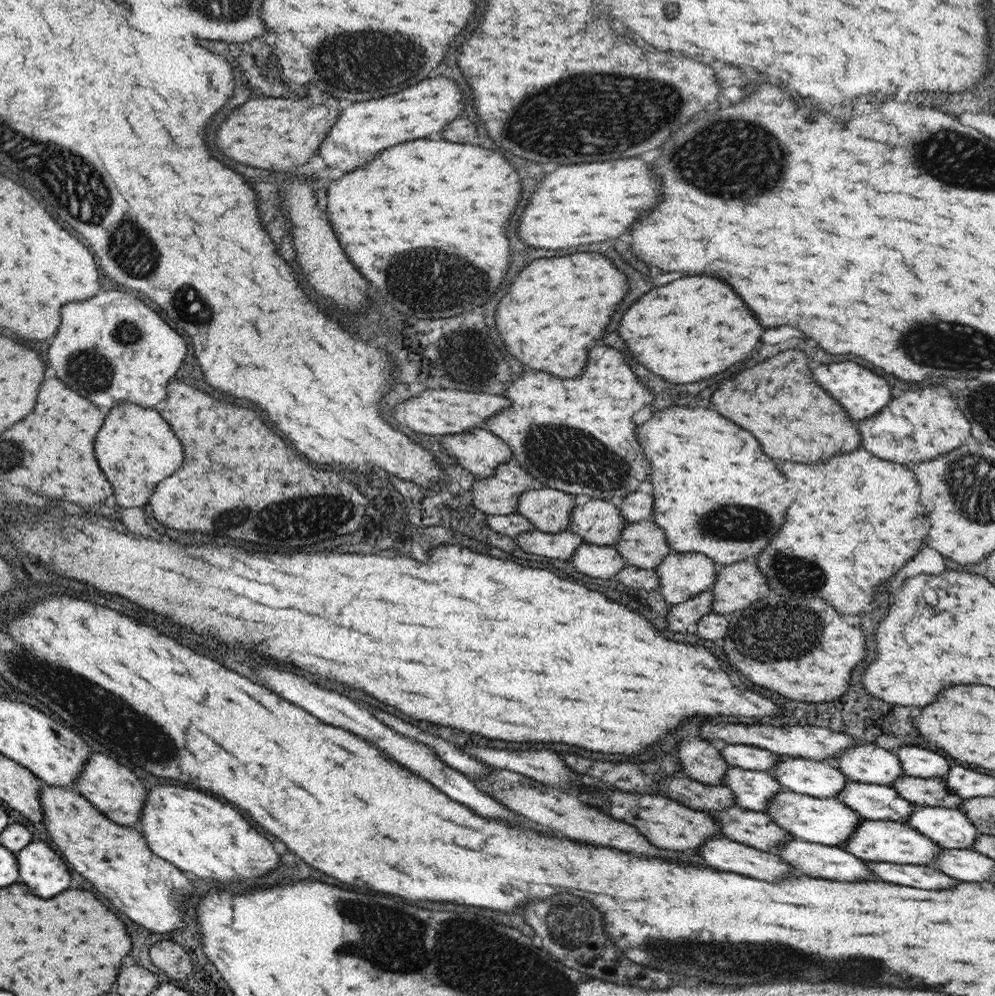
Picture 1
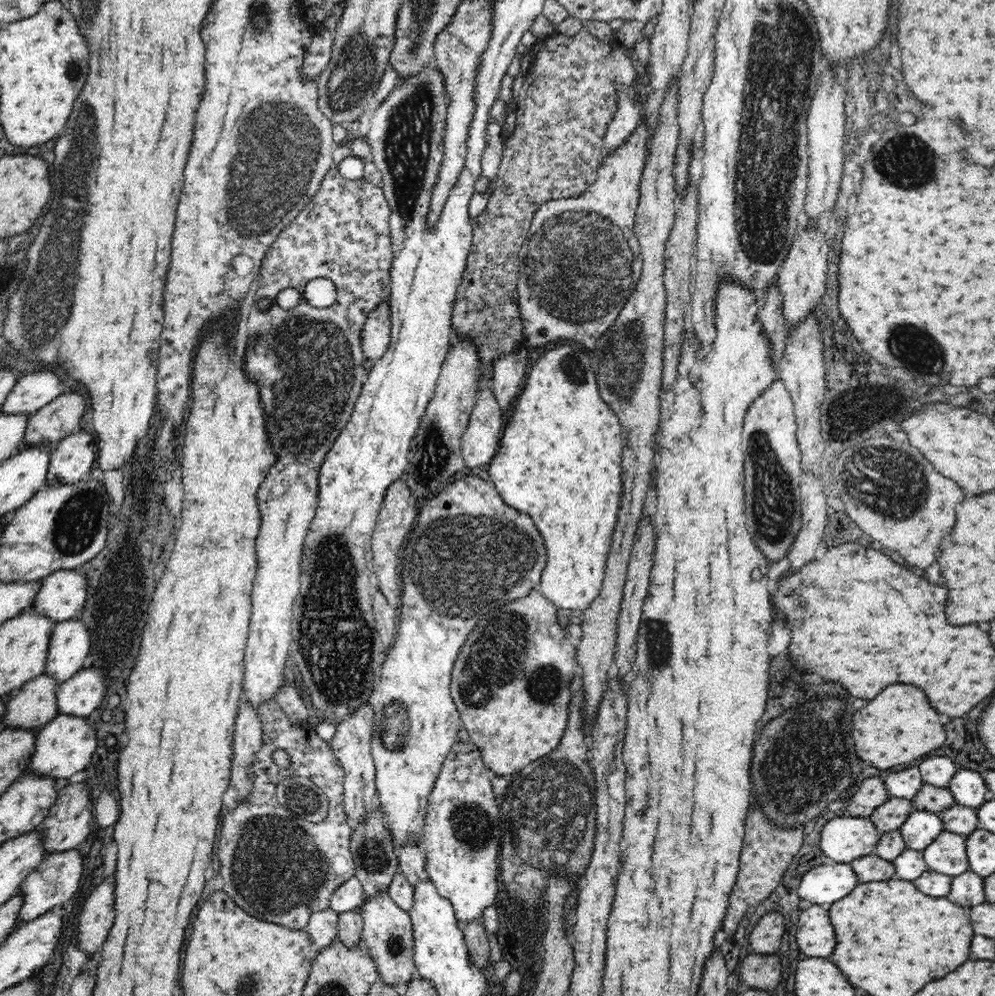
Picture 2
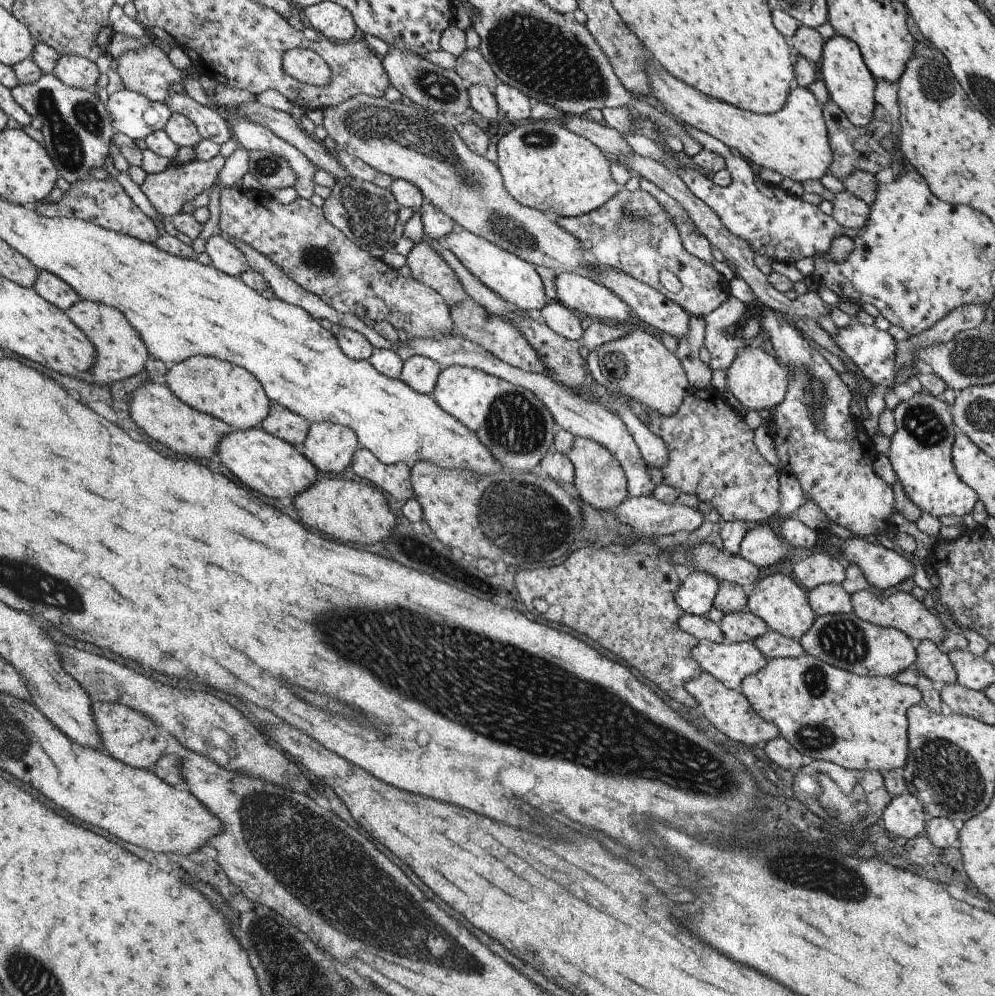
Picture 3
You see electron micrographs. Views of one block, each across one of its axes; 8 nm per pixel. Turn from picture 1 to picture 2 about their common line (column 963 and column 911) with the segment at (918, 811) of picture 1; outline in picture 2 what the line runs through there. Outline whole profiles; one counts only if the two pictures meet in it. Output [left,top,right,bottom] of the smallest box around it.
[899,811,944,851]

